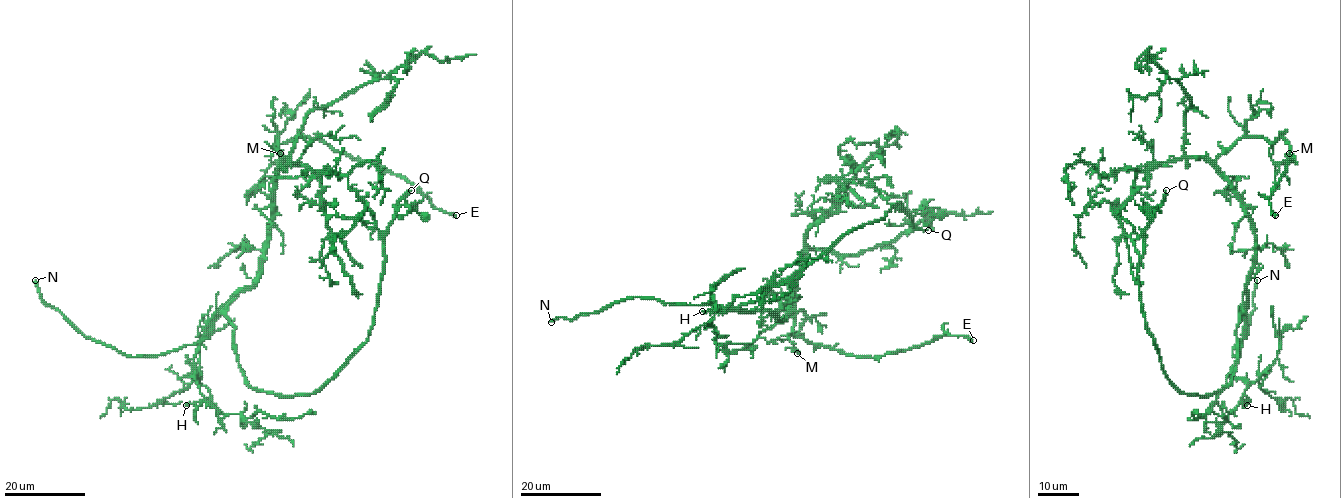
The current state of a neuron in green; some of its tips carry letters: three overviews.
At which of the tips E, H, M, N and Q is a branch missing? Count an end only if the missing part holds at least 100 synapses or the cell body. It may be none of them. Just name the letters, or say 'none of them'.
N, Q

